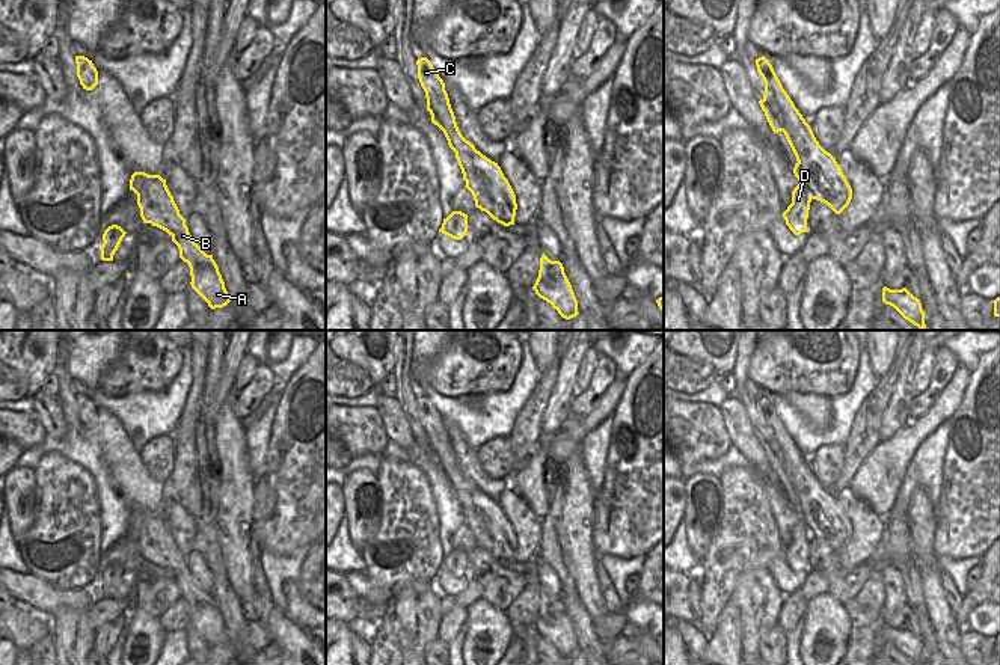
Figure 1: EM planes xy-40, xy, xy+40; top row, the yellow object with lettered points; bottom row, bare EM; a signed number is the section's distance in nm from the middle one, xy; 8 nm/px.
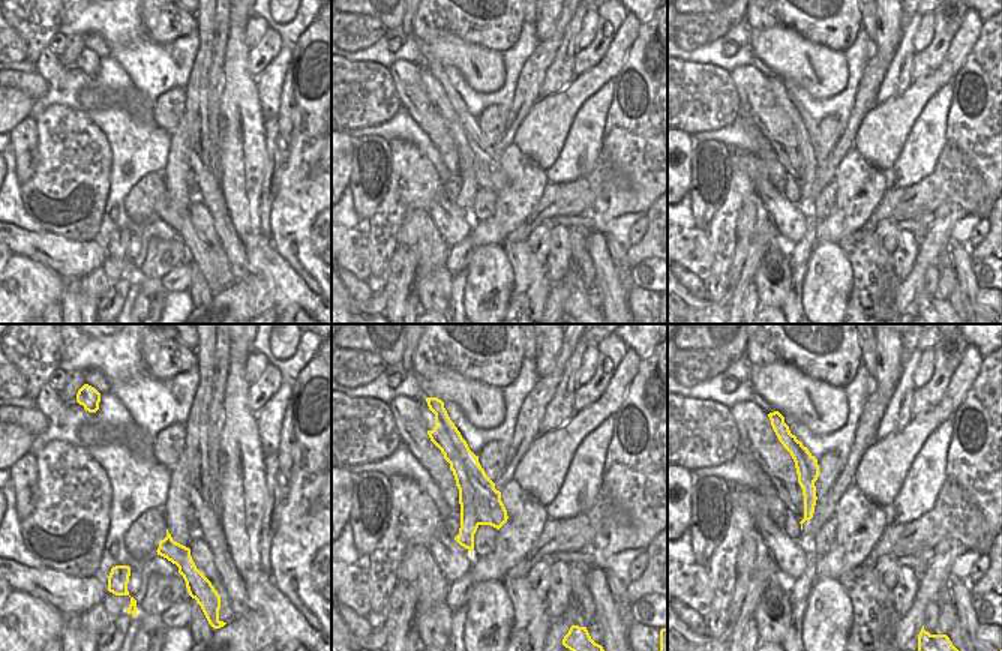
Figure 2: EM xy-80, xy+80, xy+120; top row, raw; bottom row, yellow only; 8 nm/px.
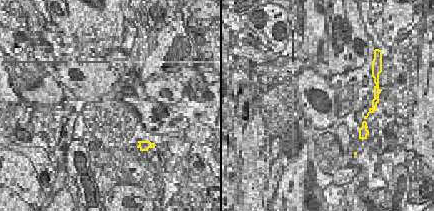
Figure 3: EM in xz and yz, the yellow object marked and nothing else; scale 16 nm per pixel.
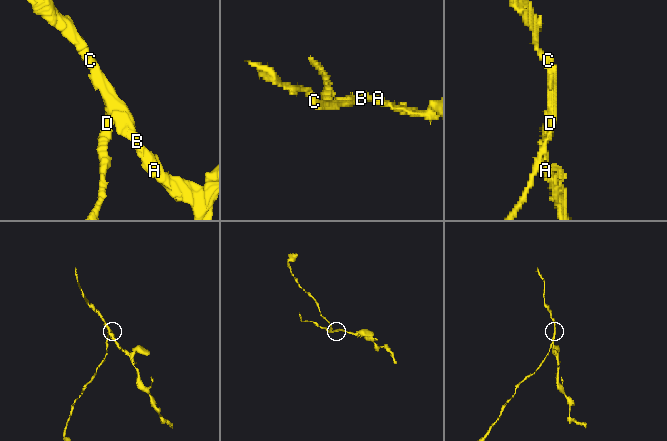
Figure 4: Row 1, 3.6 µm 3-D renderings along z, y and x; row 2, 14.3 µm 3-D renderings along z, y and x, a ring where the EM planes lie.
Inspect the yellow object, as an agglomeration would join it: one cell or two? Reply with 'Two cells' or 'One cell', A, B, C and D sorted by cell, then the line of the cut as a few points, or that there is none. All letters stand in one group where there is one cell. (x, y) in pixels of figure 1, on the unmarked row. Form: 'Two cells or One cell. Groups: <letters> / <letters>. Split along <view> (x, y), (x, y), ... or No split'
Two cells. Groups: A B C / D. Split along xy+40 (788, 475), (800, 492), (803, 517), (813, 536).

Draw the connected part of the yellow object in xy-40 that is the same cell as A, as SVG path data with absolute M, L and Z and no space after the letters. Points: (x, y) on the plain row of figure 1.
M134 510L130 528L137 532L137 543L143 561L151 561L166 568L179 587L179 596L189 602L192 626L211 647L223 645L231 639L225 620L213 593L207 593L193 578L186 556L170 532L166 517L160 513Z

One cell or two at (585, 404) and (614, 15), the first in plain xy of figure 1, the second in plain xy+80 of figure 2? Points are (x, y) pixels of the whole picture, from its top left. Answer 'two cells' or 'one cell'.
one cell

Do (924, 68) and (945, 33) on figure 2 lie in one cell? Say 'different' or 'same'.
same

